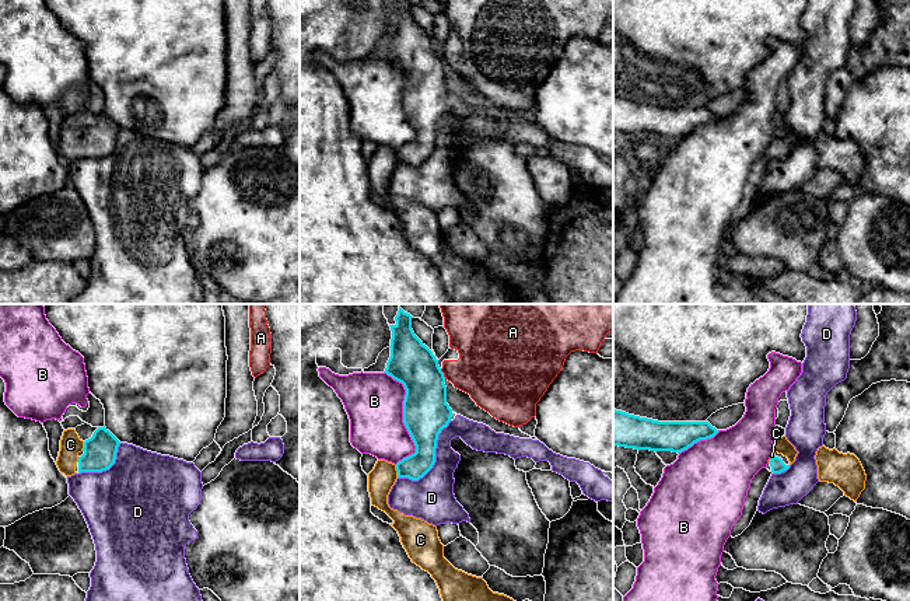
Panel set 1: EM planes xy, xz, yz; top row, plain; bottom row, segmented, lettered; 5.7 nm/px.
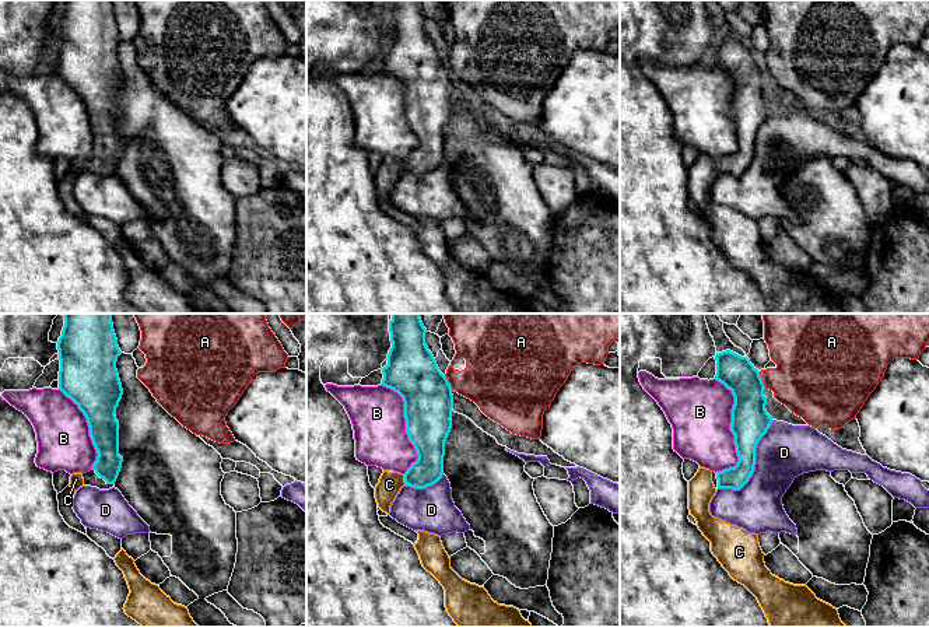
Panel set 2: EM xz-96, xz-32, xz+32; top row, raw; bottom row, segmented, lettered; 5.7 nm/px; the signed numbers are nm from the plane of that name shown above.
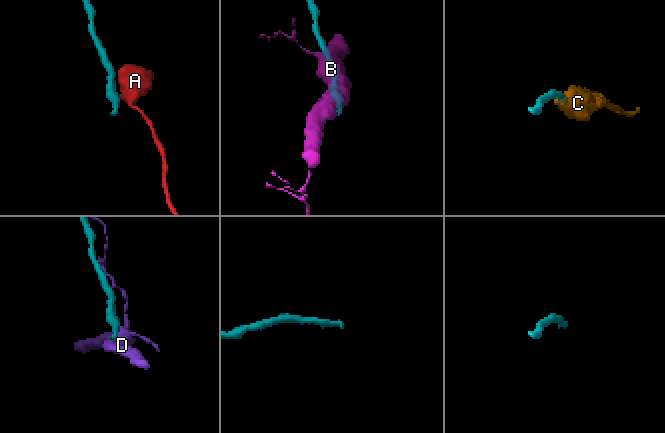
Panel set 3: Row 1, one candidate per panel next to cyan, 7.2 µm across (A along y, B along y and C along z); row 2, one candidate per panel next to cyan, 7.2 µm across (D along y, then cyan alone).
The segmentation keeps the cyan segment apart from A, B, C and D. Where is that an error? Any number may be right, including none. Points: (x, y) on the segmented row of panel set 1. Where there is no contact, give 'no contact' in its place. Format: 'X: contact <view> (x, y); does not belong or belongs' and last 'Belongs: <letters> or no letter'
A: contact xz (443, 374); does not belong
B: contact xz (403, 418); does not belong
C: contact xz (396, 470); belongs
D: contact xz (434, 461); does not belong
Belongs: C

